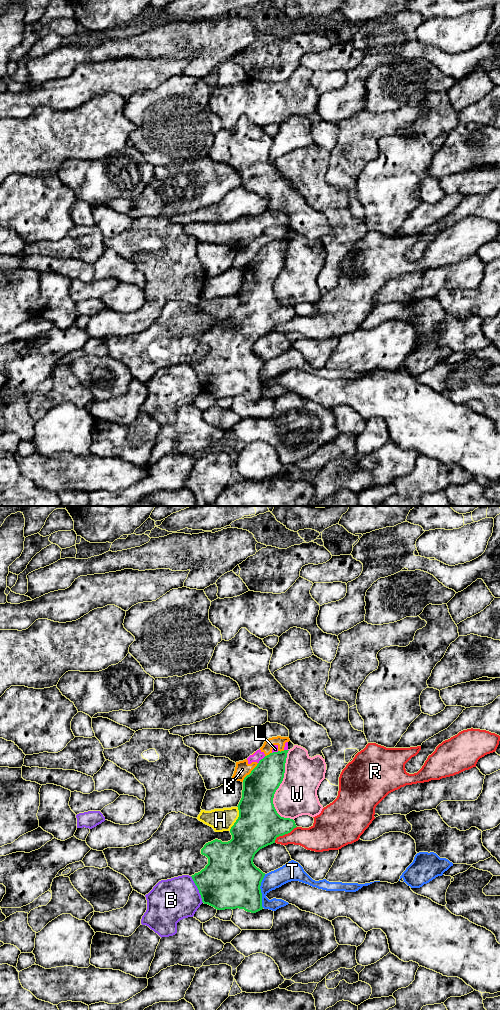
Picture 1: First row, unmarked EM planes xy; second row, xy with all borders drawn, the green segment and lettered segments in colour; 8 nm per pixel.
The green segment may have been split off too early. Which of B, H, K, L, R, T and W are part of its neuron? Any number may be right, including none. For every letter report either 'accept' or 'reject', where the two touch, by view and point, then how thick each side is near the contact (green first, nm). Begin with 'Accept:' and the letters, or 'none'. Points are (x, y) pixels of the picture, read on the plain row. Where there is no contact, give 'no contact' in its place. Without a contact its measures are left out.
Accept: none
B: reject; meets green in xy at (198, 377); 440 nm thick on the green side, 340 nm on the other
H: reject; meets green in xy at (238, 306); 360 nm thick on the green side, 180 nm on the other
K: reject; meets green in xy at (251, 260); 260 nm thick on the green side, 120 nm on the other
L: reject; meets green in xy at (261, 247); 260 nm thick on the green side, 80 nm on the other
R: reject; meets green in xy at (284, 322); 360 nm thick on the green side, 200 nm on the other
T: reject; meets green in xy at (260, 379); 440 nm thick on the green side, 140 nm on the other
W: reject; meets green in xy at (277, 276); 280 nm thick on the green side, 320 nm on the other

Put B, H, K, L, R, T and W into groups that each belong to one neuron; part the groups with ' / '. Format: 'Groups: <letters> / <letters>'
Groups: B / H / K L / R / T / W

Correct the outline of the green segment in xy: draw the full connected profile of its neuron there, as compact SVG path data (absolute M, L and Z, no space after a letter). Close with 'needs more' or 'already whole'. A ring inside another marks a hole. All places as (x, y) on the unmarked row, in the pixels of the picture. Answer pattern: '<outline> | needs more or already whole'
M288 239L265 244L244 266L242 286L237 294L239 305L230 317L232 327L228 330L215 327L201 337L201 342L208 346L208 352L191 365L204 392L217 398L239 396L251 401L263 397L260 374L265 361L254 353L254 344L260 337L275 331L277 325L297 315L293 307L281 305L273 292L274 282L284 266Z | already whole

